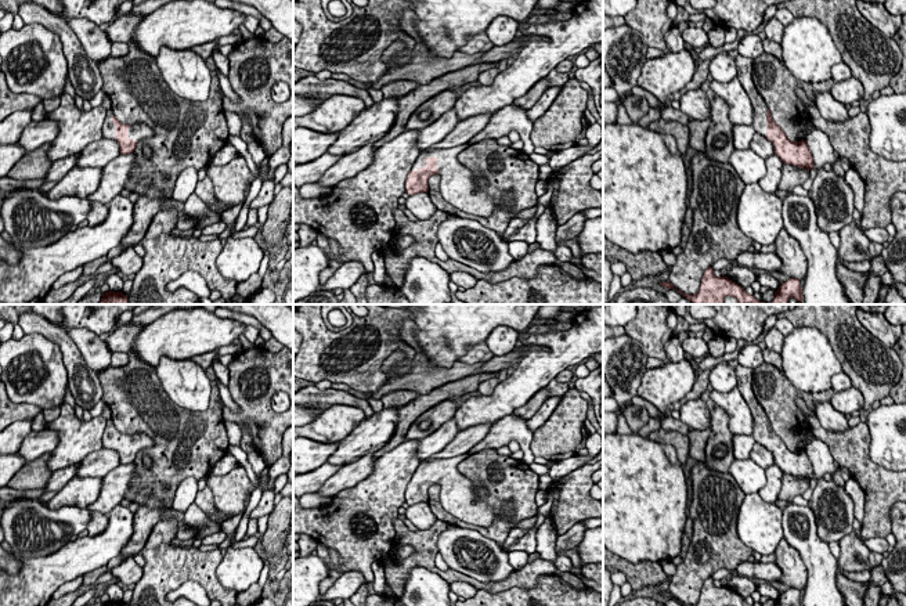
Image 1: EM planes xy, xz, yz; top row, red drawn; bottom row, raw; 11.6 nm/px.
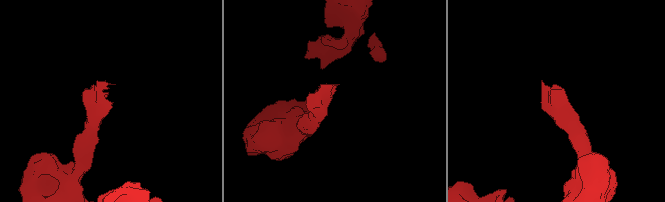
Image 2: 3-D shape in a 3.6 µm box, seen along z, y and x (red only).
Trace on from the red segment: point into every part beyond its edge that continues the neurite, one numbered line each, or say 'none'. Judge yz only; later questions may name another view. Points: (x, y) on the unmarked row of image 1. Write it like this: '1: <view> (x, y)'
1: yz (743, 374)

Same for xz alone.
1: xz (457, 496)

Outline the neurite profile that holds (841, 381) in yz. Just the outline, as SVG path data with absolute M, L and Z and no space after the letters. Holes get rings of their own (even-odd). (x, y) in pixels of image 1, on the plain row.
M844 371L833 376L833 390L834 392L847 390L851 386L852 386L852 382Z

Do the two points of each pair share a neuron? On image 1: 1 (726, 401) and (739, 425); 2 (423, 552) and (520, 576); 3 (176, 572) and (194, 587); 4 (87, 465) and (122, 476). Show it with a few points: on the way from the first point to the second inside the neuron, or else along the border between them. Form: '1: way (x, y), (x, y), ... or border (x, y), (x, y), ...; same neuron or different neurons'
1: way (732, 407), (739, 414), (739, 419); same neuron
2: way (444, 574), (464, 577), (479, 585), (495, 585); same neuron
3: border (170, 591), (186, 581), (197, 581), (206, 591); different neurons
4: border (119, 464), (103, 478); different neurons

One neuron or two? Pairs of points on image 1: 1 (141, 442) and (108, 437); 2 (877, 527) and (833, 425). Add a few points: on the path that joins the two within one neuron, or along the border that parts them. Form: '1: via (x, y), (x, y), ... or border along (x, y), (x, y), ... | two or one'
1: via (133, 442), (116, 440) | one
2: border along (815, 412), (815, 417), (826, 429), (848, 429) | two

